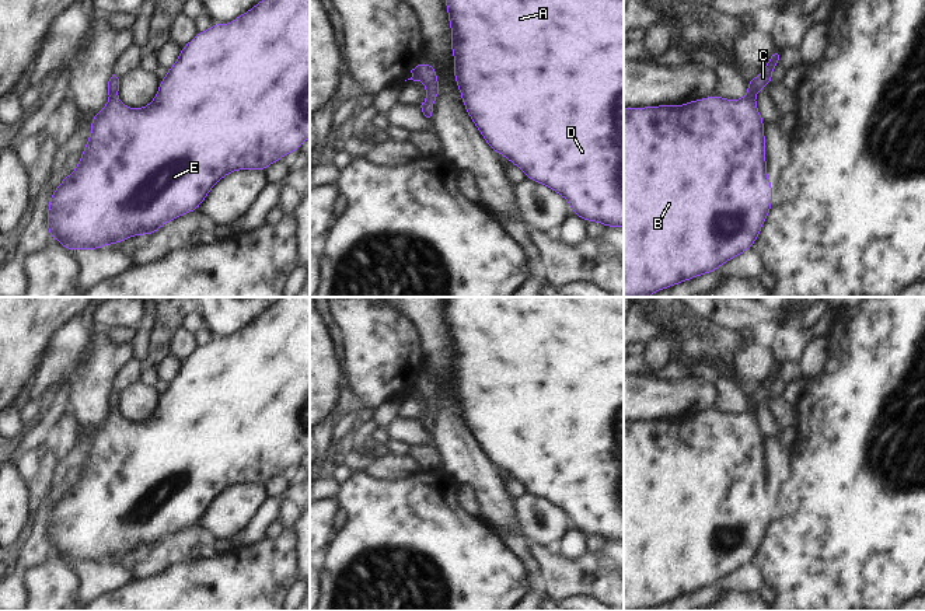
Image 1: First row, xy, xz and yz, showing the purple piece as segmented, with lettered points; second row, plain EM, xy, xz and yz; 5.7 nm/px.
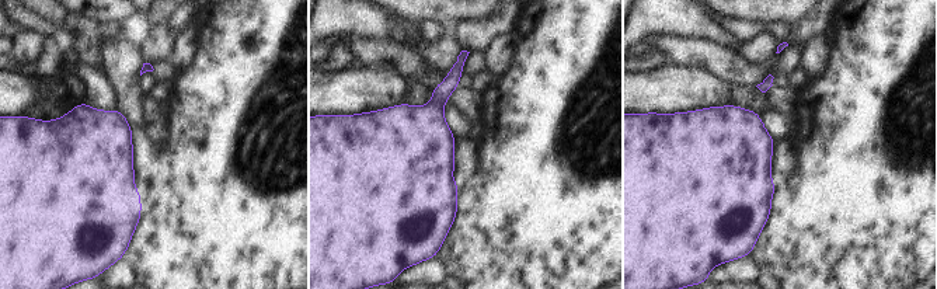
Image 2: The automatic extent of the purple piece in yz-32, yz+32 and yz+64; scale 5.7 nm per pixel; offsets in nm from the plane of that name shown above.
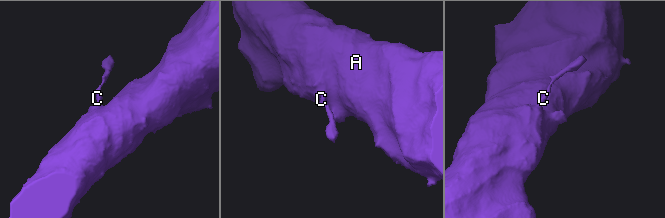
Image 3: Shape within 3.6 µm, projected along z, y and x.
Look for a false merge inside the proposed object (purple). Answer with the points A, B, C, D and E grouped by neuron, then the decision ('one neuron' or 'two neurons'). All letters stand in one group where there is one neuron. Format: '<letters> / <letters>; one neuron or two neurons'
A B C D E; one neuron

